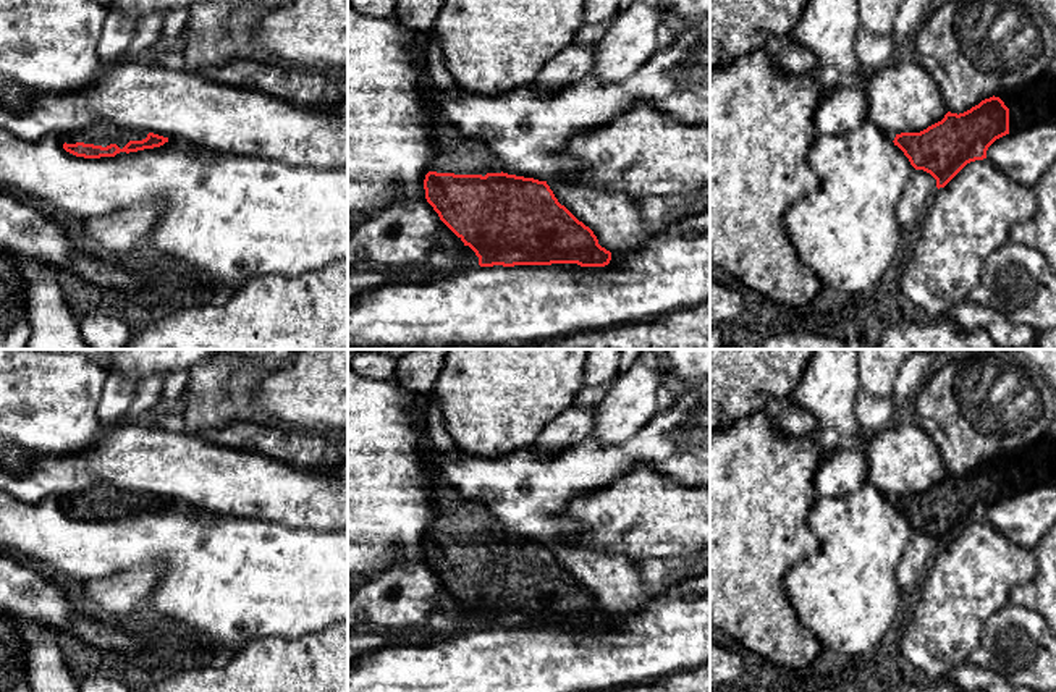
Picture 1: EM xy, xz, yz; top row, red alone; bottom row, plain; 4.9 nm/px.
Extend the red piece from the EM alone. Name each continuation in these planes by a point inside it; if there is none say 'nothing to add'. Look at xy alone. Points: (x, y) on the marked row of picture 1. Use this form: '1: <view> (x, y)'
1: xy (102, 135)

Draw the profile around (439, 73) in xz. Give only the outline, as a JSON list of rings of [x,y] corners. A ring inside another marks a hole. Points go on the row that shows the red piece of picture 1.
[[[433,31],[425,32],[427,40],[427,70],[435,86],[445,92],[458,92],[453,76],[443,63],[441,49]]]

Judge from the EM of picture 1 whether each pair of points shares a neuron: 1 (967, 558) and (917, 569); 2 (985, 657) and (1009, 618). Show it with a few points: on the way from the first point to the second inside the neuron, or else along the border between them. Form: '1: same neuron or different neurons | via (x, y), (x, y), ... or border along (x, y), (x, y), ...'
1: different neurons | border along (937, 550), (920, 581)
2: same neuron | via (995, 647), (1009, 632), (1009, 628)

